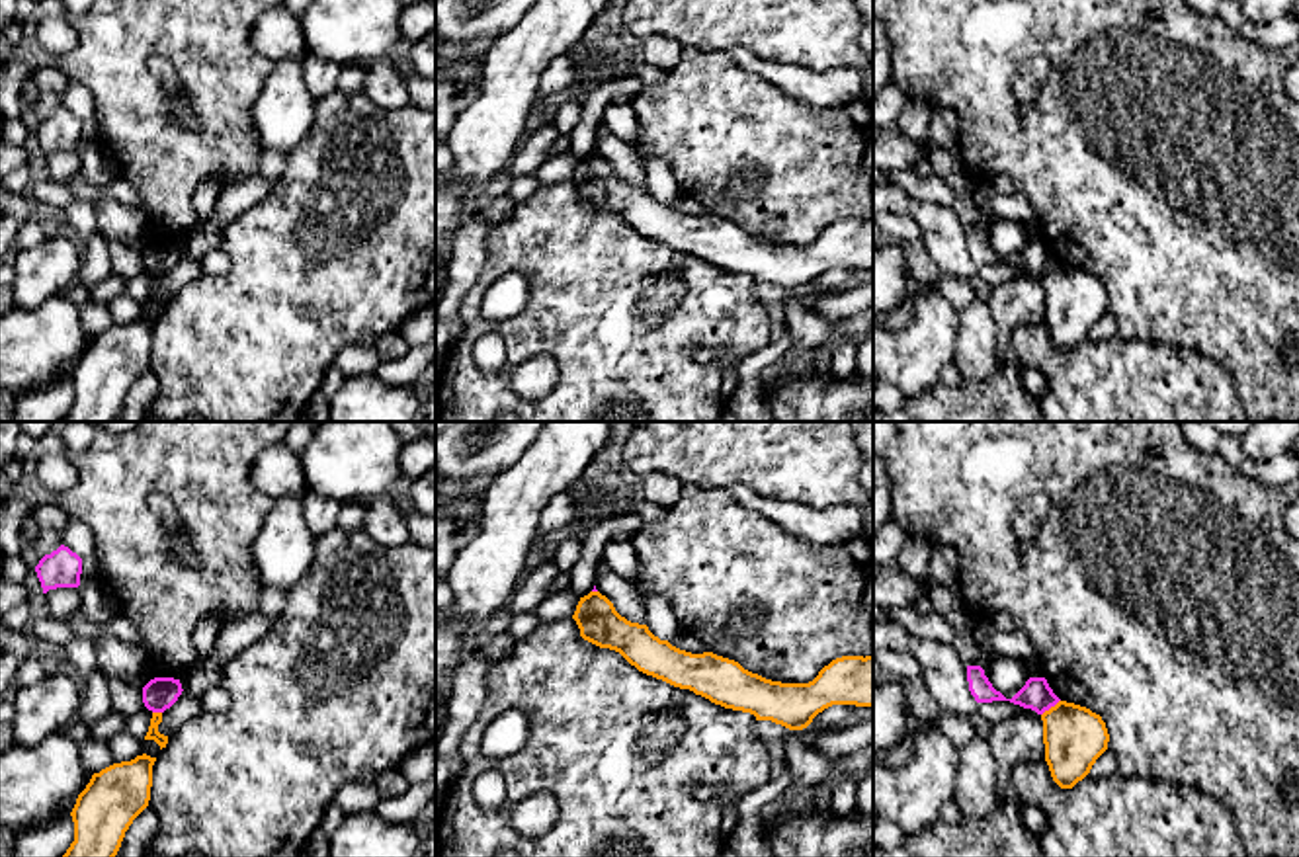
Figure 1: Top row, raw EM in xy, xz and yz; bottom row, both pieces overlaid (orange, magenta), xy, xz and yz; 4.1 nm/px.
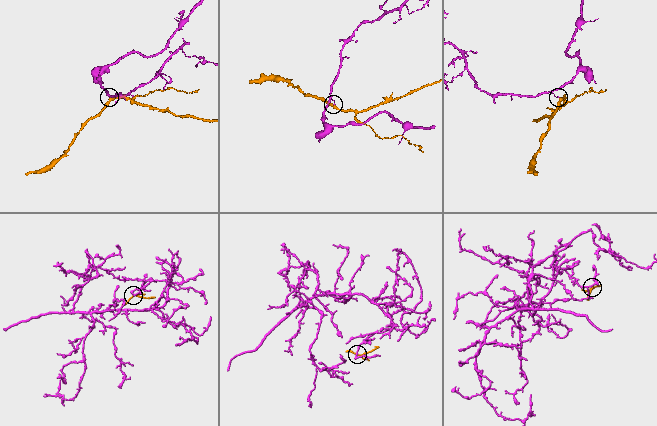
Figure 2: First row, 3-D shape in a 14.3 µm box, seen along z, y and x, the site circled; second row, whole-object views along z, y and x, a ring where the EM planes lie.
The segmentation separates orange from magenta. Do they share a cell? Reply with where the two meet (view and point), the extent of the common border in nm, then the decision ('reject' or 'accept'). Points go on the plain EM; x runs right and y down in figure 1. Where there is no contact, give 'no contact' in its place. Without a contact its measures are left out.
meets orange in yz at (1051, 270); contact 100 nm long; reject

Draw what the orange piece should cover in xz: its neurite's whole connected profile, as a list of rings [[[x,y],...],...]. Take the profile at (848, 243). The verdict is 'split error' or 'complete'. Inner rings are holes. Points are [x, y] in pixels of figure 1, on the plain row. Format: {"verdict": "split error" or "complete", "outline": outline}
{"verdict": "complete", "outline": [[[600,154],[580,160],[572,178],[580,199],[600,211],[619,215],[639,234],[674,250],[690,252],[725,271],[750,275],[756,283],[772,283],[789,293],[807,291],[813,281],[832,267],[873,271],[873,219],[842,219],[824,228],[809,246],[781,246],[744,232],[738,224],[713,215],[691,217],[654,199],[647,187],[621,180],[613,166]]]}

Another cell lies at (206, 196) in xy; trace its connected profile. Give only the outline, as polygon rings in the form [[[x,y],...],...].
[[[207,180],[195,189],[193,193],[195,223],[191,234],[201,232],[203,223],[213,215],[221,191],[223,184],[219,180]]]

